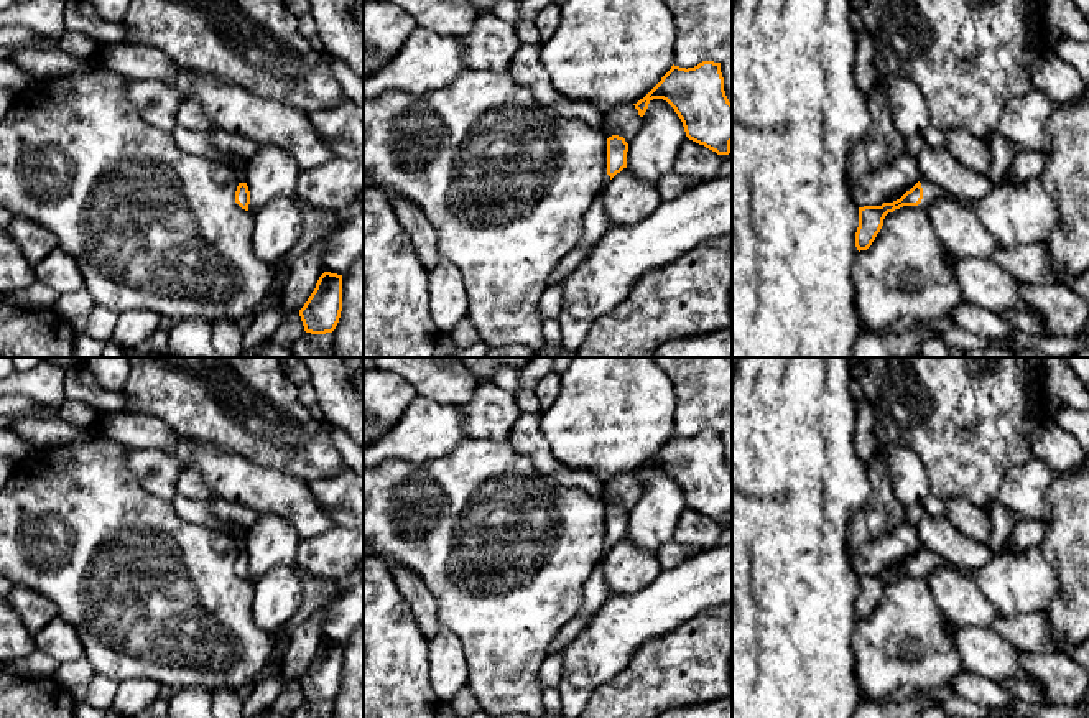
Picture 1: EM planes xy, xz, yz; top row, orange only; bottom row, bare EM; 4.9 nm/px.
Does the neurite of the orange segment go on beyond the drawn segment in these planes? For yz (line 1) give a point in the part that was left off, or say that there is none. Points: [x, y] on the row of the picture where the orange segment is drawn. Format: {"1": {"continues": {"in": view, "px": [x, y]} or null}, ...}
{"1": {"continues": {"in": "yz", "px": [930, 190]}}}

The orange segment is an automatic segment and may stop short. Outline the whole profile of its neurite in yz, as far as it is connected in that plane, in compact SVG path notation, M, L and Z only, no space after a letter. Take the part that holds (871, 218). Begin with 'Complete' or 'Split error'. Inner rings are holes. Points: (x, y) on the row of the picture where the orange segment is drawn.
Split error. M920 180L910 191L893 203L883 203L882 206L864 206L859 207L859 227L855 232L857 250L867 250L875 240L877 234L883 226L883 219L888 212L903 206L924 207L936 198L954 198L943 188L926 180Z

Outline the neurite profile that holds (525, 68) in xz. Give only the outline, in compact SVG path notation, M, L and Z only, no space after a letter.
M523 43L512 58L508 76L528 87L544 105L549 105L566 119L579 119L592 128L604 127L604 114L592 102L571 100L561 96L549 82L549 76L541 64L541 46Z

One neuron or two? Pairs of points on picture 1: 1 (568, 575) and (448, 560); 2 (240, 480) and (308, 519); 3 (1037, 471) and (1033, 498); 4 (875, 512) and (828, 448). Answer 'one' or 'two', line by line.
1: one
2: one
3: one
4: two

